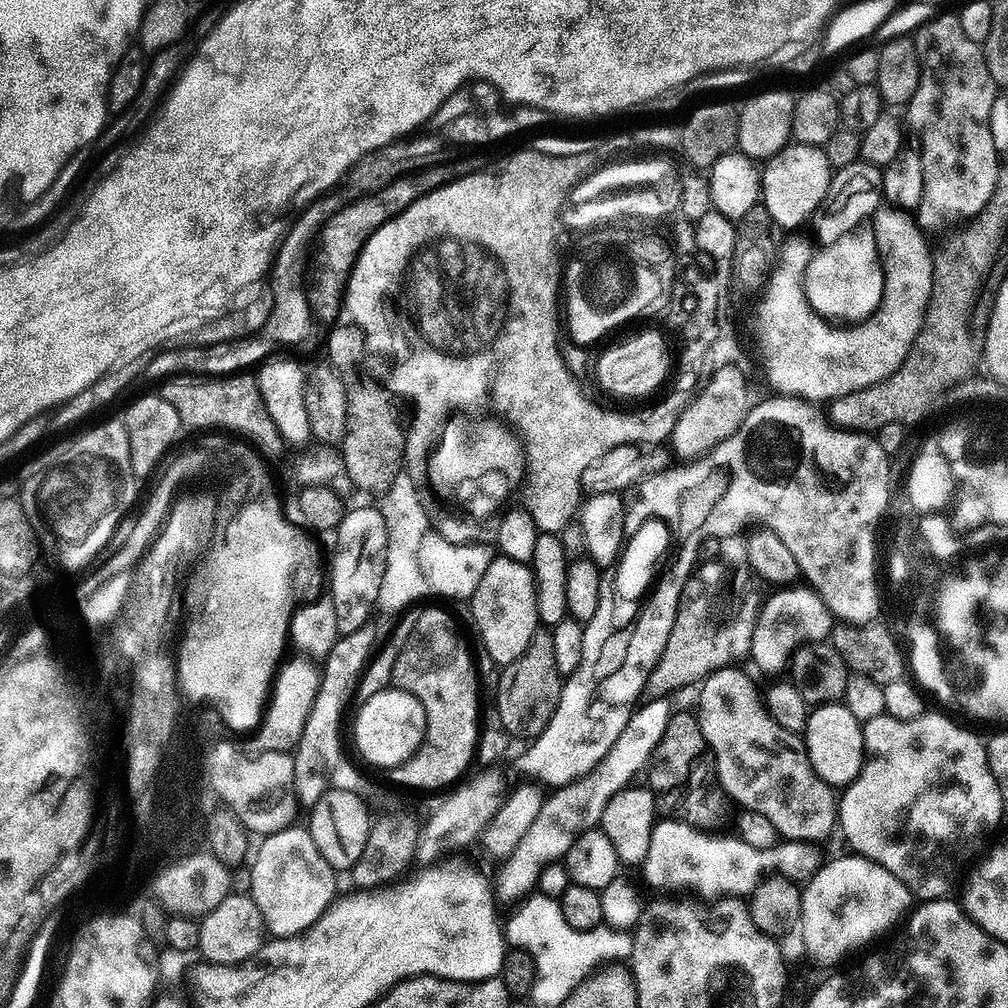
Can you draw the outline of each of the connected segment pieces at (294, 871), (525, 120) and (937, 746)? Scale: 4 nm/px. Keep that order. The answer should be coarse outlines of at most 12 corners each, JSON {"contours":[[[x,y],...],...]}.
{"contours":[[[307,827],[261,839],[250,895],[276,938],[338,896]],[[485,80],[463,84],[434,124],[460,144],[492,144],[550,113],[506,106]],[[940,712],[863,721],[853,853],[943,900],[1006,816]]]}

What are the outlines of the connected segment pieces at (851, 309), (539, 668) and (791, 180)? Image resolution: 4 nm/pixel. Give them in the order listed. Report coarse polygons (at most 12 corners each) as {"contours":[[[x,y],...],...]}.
{"contours":[[[876,233],[808,260],[804,293],[832,322],[860,323],[884,296]],[[536,629],[503,665],[494,712],[523,742],[554,718],[562,677],[554,638]],[[789,143],[763,165],[764,209],[807,225],[834,169],[823,147]]]}

